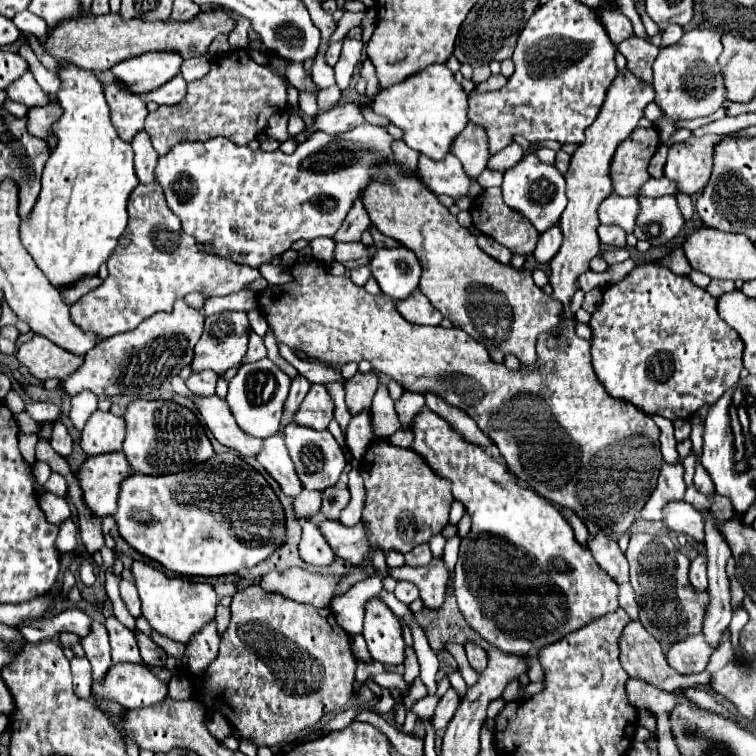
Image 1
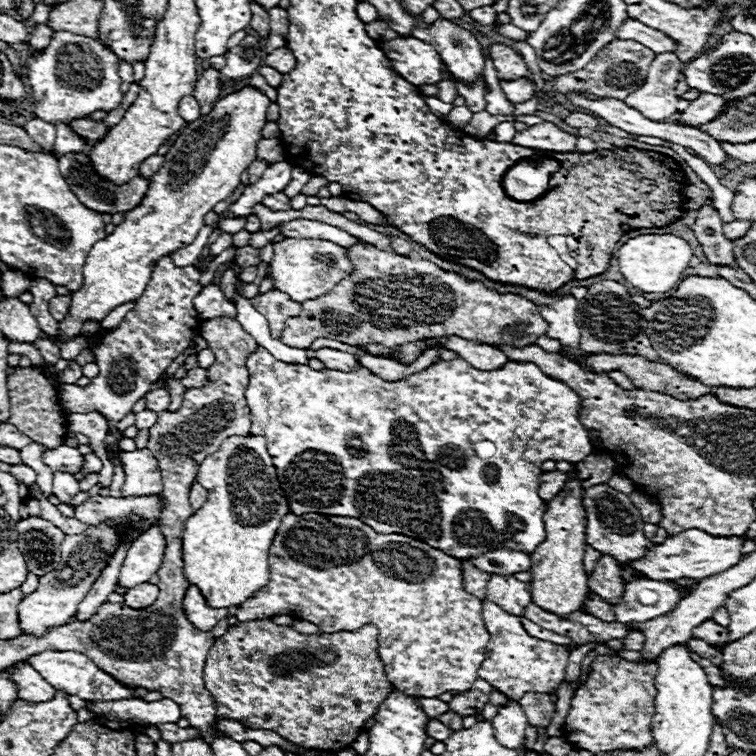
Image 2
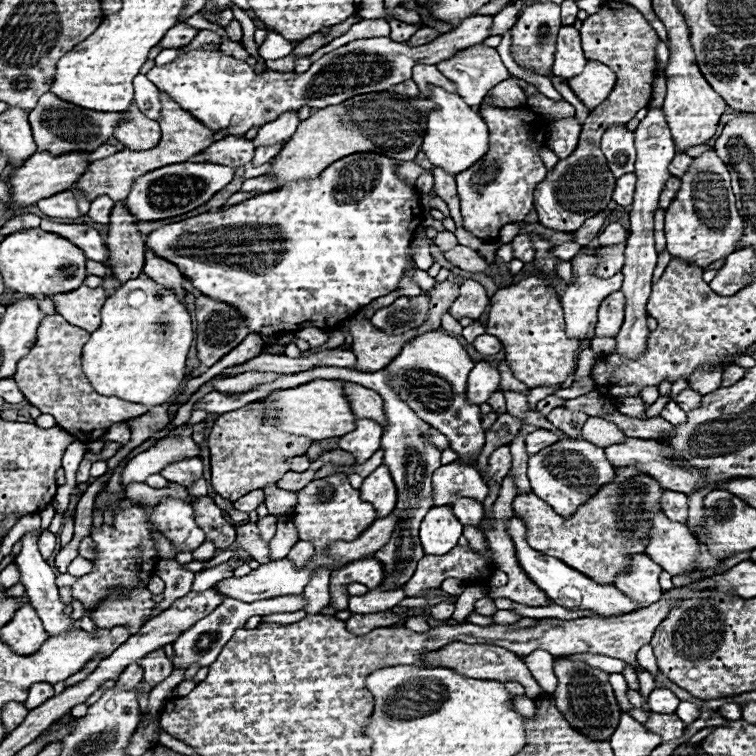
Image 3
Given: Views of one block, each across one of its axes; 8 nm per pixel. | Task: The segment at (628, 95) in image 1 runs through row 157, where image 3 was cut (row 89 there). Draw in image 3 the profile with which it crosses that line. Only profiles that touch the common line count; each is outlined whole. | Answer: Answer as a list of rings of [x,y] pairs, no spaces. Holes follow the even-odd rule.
[[[588,62],[584,72],[568,84],[588,108],[596,108],[610,96],[612,88],[616,86],[616,74],[600,62]]]

